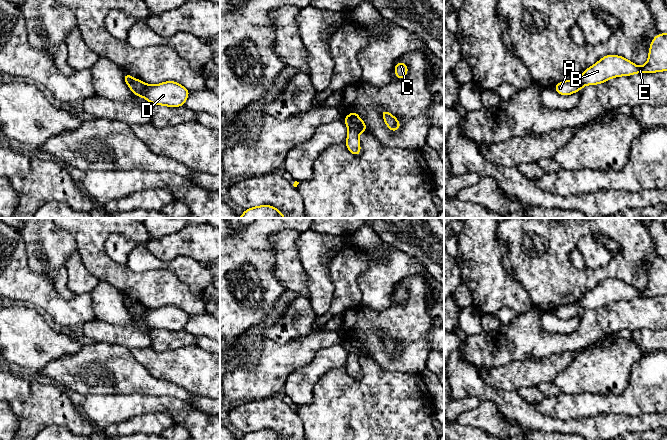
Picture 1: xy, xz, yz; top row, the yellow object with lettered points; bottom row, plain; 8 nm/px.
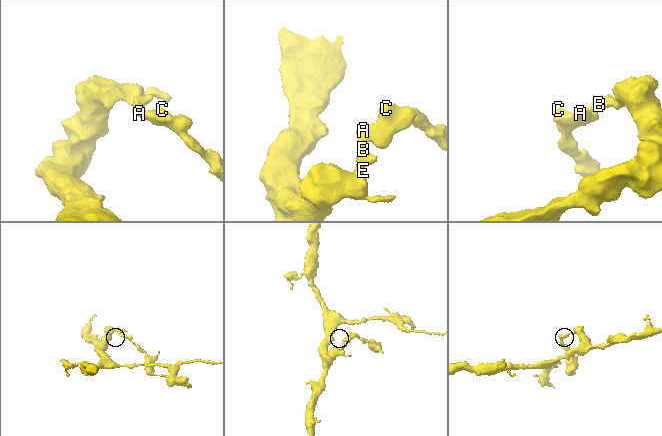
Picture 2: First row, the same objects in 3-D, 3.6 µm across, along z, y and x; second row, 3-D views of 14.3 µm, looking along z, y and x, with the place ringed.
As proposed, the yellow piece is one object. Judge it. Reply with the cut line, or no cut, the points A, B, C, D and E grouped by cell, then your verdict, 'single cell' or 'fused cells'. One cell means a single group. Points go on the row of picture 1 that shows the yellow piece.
xz (349, 128), (354, 128), (358, 132) | A C D / B E | fused cells

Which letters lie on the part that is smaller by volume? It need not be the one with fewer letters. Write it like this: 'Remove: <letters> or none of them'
Remove: A, C, D

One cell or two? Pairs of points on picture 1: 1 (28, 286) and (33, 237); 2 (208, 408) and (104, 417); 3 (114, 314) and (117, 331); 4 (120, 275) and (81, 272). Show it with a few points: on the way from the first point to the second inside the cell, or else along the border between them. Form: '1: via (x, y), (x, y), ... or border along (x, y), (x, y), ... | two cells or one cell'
1: border along (24, 245), (27, 265), (50, 281) | two cells
2: border along (191, 404), (209, 414) | two cells
3: border along (96, 318), (124, 325), (136, 322) | two cells
4: border along (79, 252), (85, 267), (98, 279) | two cells

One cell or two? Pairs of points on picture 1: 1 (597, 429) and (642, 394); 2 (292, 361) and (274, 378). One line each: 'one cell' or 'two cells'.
1: two cells
2: one cell

